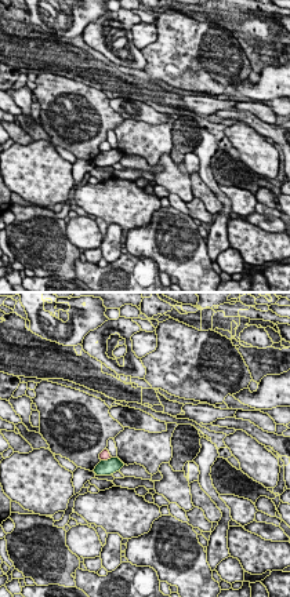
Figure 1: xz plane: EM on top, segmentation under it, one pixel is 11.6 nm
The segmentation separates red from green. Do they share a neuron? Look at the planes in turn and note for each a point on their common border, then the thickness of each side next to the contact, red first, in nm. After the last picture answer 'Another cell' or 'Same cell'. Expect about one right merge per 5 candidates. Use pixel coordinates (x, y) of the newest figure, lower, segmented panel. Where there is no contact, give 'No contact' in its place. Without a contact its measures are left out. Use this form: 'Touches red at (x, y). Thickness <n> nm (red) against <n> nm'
Touches red at (105, 459). Thickness 120 nm (red) against 190 nm

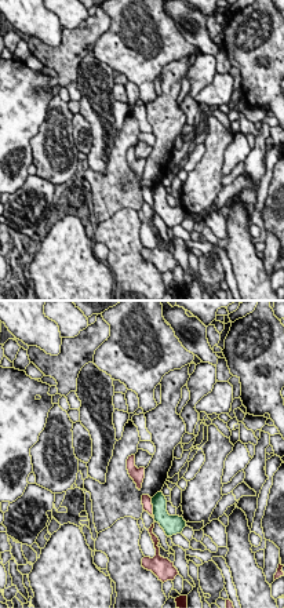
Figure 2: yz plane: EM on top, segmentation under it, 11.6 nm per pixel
Touches red at (152, 508). Thickness 130 nm (red) against 180 nm

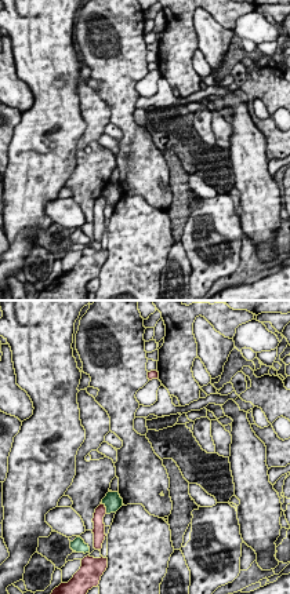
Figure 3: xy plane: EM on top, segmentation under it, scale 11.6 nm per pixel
Touches red at (105, 507). Thickness 130 nm (red) against 200 nm

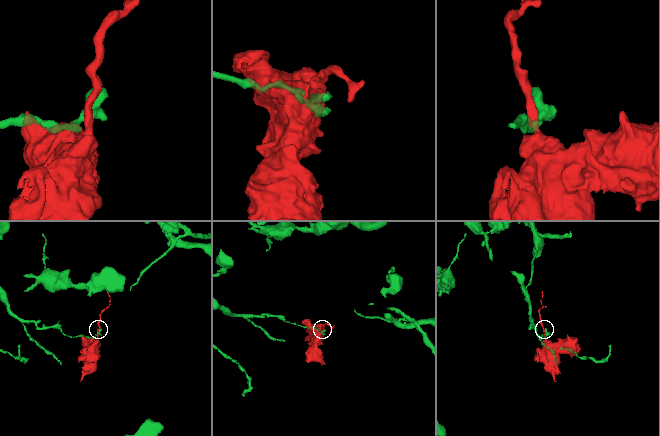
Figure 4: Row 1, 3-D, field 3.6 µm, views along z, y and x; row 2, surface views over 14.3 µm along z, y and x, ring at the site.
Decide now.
Another cell

